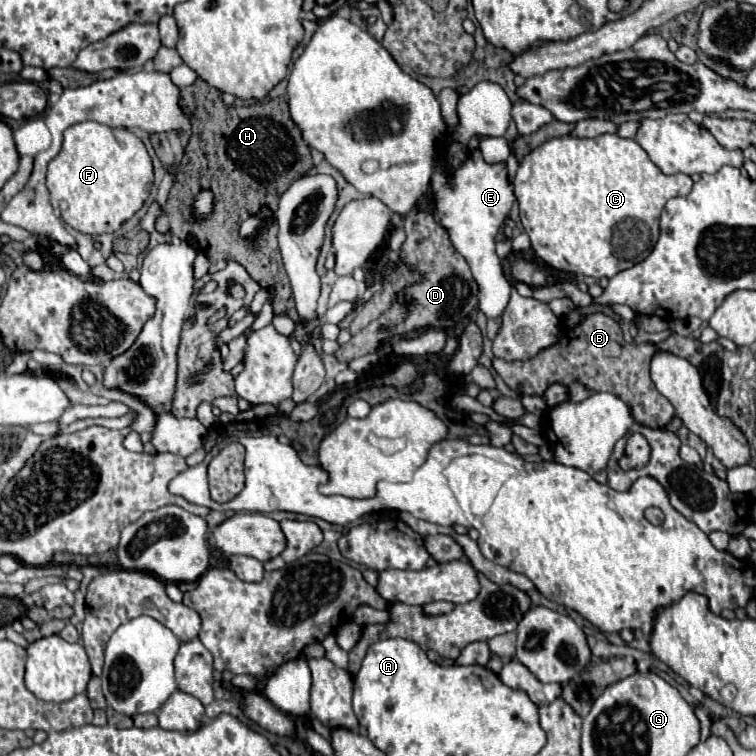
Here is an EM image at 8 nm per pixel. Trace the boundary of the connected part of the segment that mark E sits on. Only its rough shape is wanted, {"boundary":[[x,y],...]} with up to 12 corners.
{"boundary":[[481,150],[431,178],[433,218],[499,318],[511,284],[495,234],[515,201]]}

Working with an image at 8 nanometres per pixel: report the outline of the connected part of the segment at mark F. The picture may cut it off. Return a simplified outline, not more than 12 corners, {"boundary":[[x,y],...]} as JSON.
{"boundary":[[127,128],[65,130],[47,188],[81,234],[117,232],[153,164]]}

